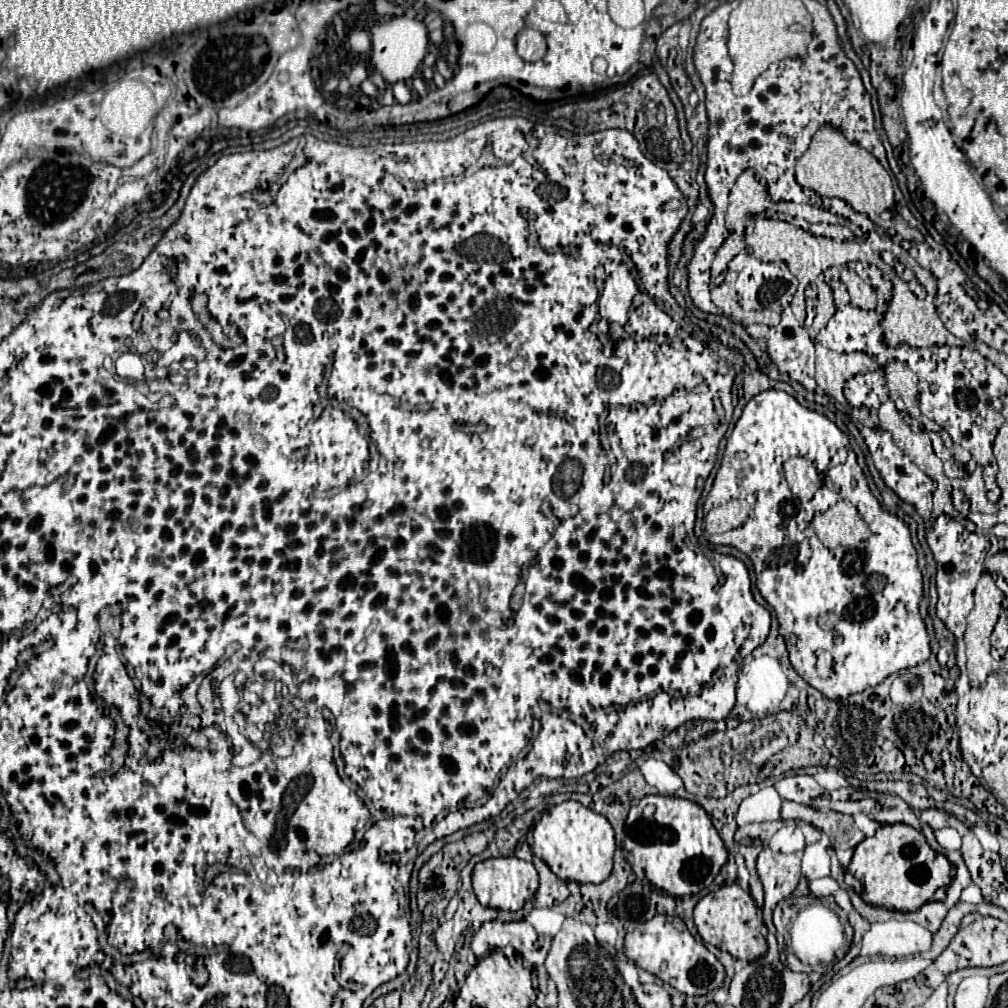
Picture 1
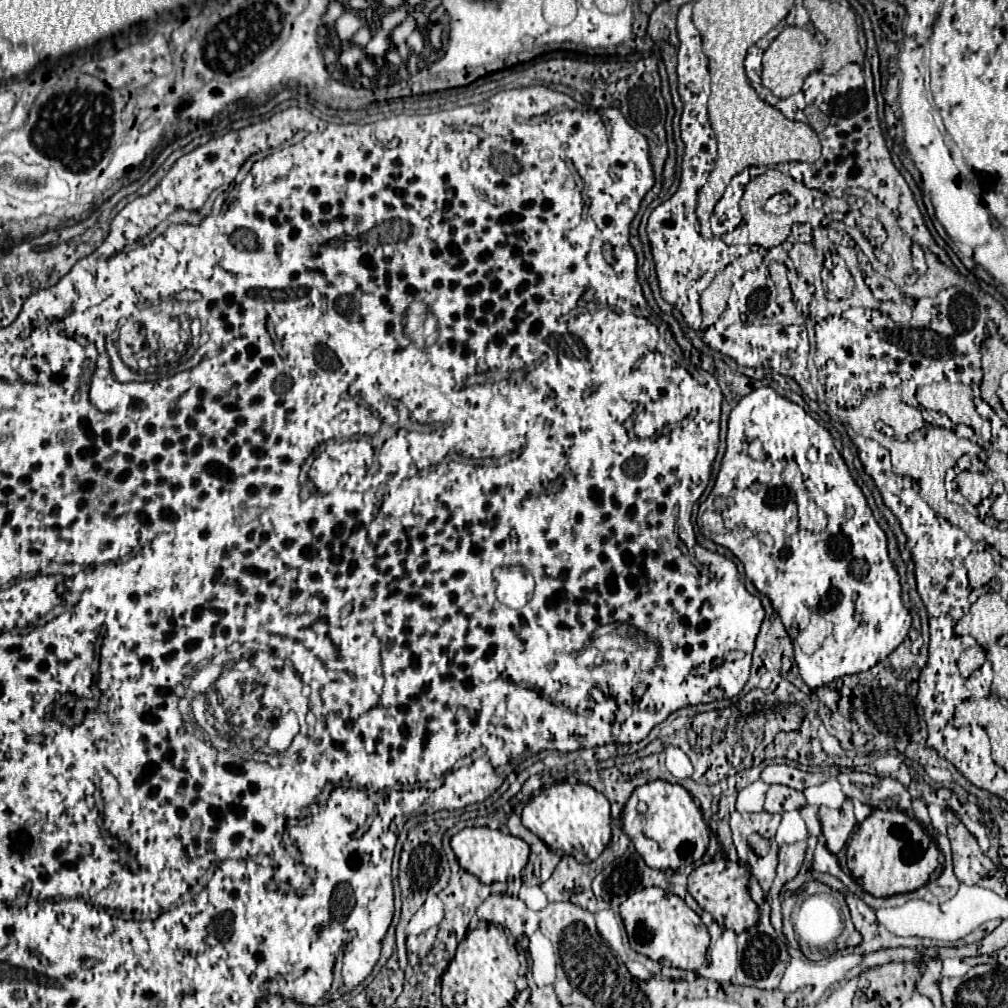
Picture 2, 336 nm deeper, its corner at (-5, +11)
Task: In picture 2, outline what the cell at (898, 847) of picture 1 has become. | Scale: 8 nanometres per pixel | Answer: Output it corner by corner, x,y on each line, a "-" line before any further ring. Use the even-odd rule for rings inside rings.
872,809
870,817
858,825
848,843
848,869
854,881
874,897
894,897
912,893
924,883
940,865
940,849
926,835
922,825
902,811

